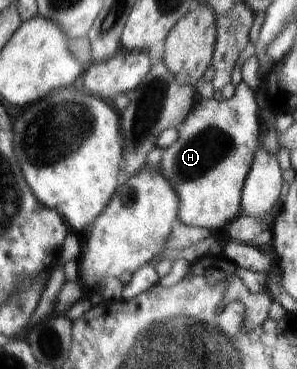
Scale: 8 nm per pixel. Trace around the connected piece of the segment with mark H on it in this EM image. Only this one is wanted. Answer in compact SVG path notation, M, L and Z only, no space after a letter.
M240 81L232 97L202 98L178 125L178 139L164 150L158 169L180 199L182 223L220 230L241 214L242 190L262 137L261 121L254 91Z

